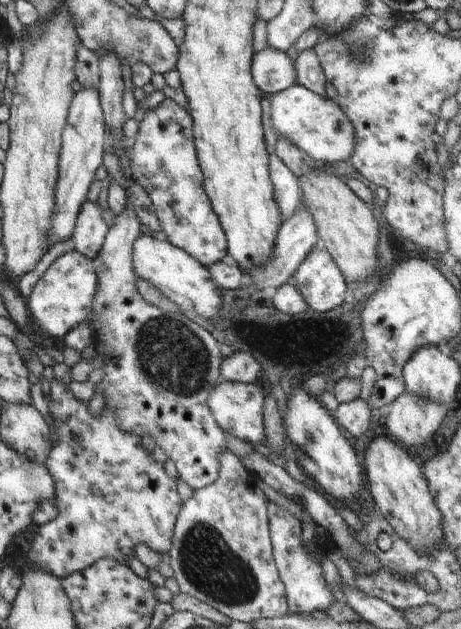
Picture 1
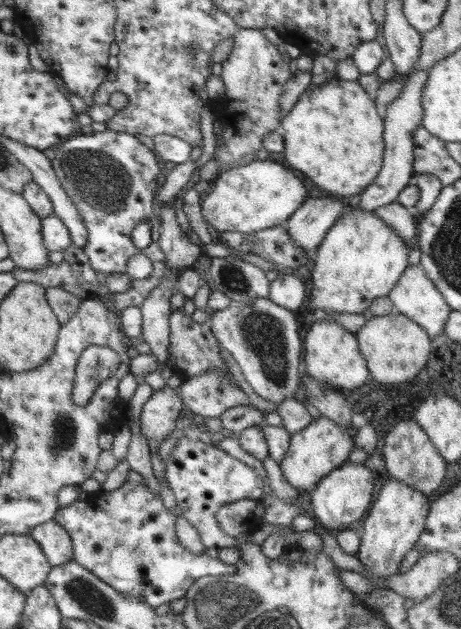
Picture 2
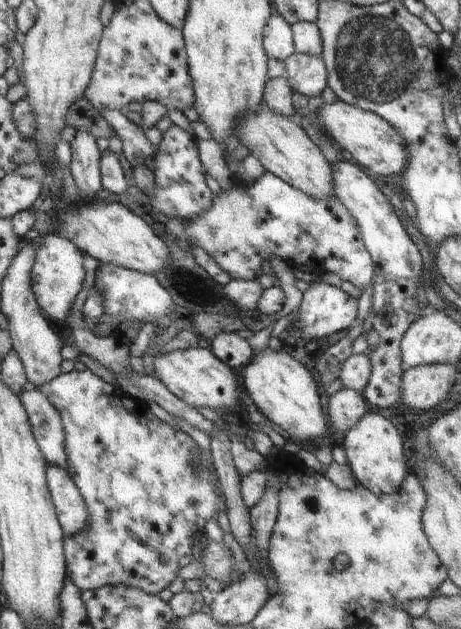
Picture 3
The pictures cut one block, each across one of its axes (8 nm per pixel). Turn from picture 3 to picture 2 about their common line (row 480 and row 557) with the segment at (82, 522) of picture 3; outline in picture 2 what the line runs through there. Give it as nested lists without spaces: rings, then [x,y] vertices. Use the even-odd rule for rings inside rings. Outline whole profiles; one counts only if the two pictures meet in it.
[[[54,520],[37,525],[30,536],[40,546],[51,567],[66,565],[68,561],[72,561],[70,536]]]

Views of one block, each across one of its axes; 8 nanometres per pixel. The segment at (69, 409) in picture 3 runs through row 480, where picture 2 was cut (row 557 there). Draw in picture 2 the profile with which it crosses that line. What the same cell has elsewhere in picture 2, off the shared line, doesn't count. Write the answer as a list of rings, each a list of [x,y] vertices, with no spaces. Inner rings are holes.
[[[133,481],[112,491],[100,489],[89,494],[86,500],[76,499],[66,506],[59,506],[53,520],[68,532],[72,542],[72,560],[87,568],[92,575],[124,596],[136,596],[152,608],[182,599],[190,586],[206,576],[225,576],[235,571],[235,566],[210,558],[206,553],[193,554],[182,546],[175,532],[177,516],[168,511],[162,499],[144,482]]]

